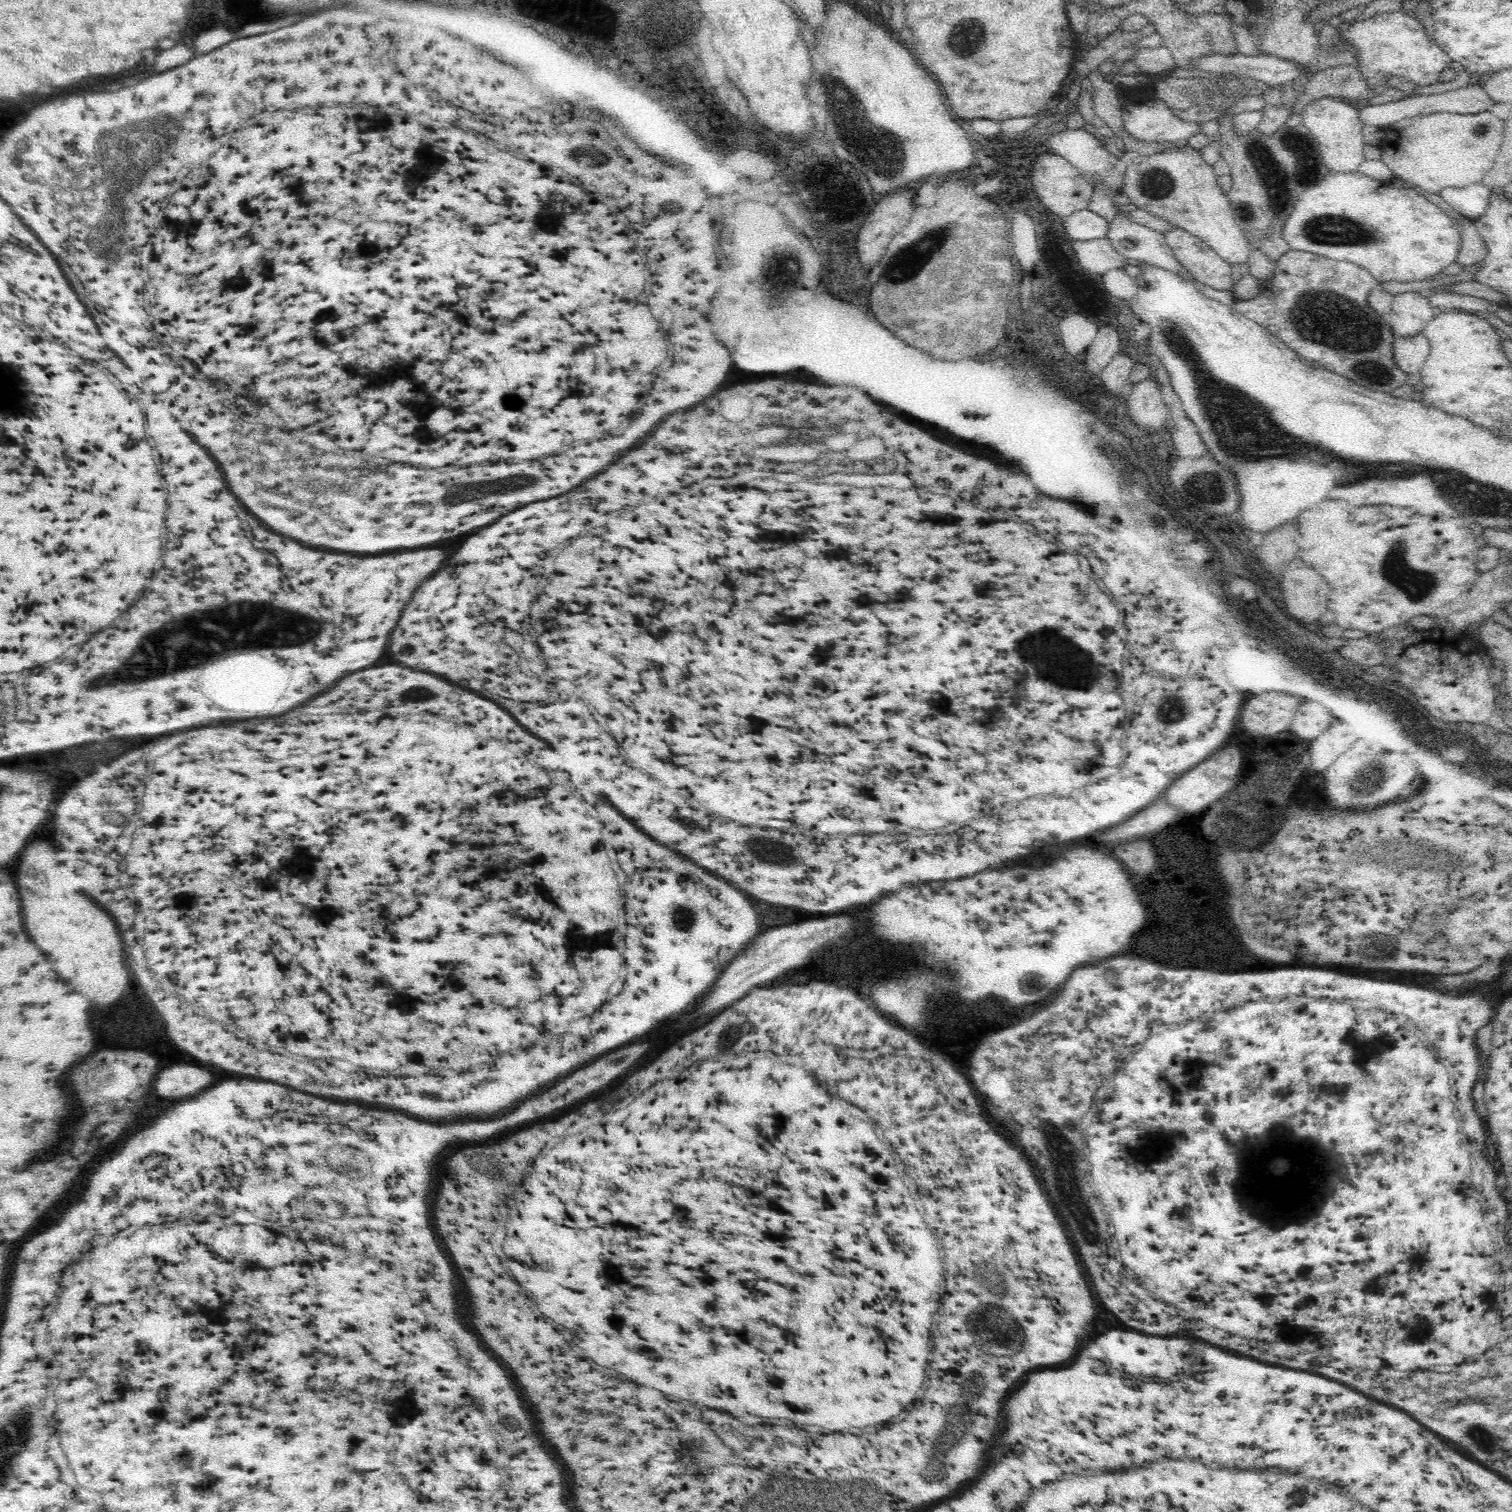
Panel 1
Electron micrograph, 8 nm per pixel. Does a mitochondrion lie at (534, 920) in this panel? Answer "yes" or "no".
no

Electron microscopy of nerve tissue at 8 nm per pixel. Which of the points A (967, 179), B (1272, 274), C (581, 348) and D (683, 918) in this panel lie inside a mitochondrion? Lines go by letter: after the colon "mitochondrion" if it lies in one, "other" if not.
A: other
B: other
C: other
D: mitochondrion

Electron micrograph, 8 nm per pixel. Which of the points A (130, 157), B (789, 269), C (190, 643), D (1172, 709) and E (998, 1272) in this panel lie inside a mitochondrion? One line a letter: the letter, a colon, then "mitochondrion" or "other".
A: mitochondrion
B: mitochondrion
C: mitochondrion
D: mitochondrion
E: mitochondrion

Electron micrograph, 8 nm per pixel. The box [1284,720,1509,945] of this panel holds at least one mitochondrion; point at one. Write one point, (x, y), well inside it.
(1370, 778)

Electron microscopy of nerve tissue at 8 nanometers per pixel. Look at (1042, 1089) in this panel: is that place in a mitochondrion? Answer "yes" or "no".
no

